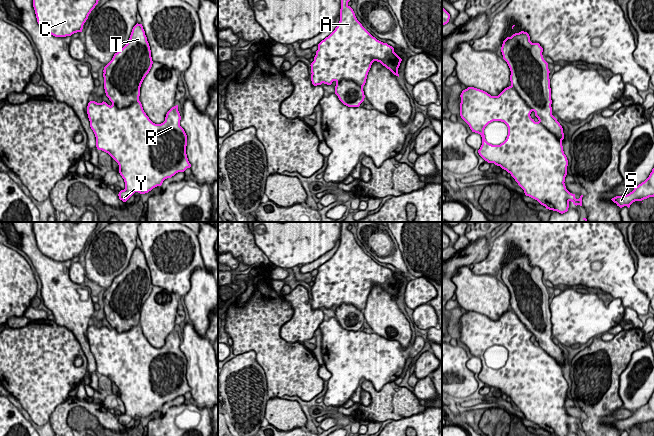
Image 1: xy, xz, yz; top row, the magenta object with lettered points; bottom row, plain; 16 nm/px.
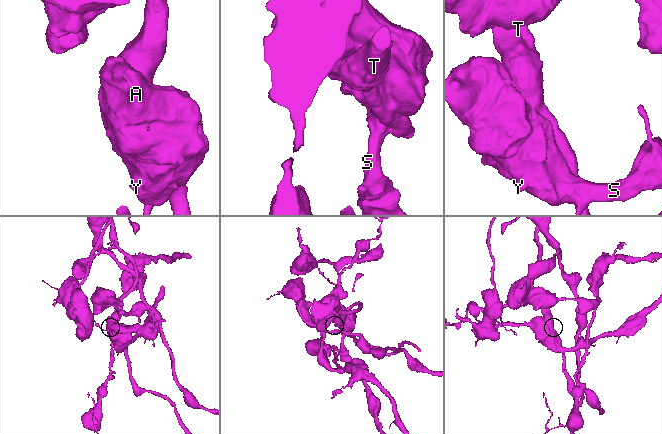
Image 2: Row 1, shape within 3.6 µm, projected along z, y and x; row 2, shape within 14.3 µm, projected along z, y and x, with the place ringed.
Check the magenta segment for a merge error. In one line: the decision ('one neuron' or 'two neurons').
two neurons

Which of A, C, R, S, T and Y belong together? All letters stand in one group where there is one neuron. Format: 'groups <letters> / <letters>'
groups A R S Y / C T

